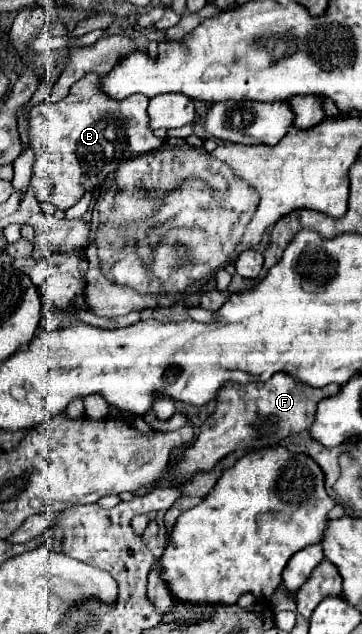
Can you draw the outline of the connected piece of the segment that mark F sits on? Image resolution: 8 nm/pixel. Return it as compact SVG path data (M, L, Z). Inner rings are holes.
M278 372L268 382L248 382L236 384L228 382L218 390L216 410L200 426L200 436L196 442L184 450L178 462L176 484L190 478L198 470L212 470L220 458L236 450L256 450L272 448L276 442L288 438L290 434L300 434L310 430L316 418L316 406L322 398L338 394L338 384L328 384L324 388L304 386L290 374Z

